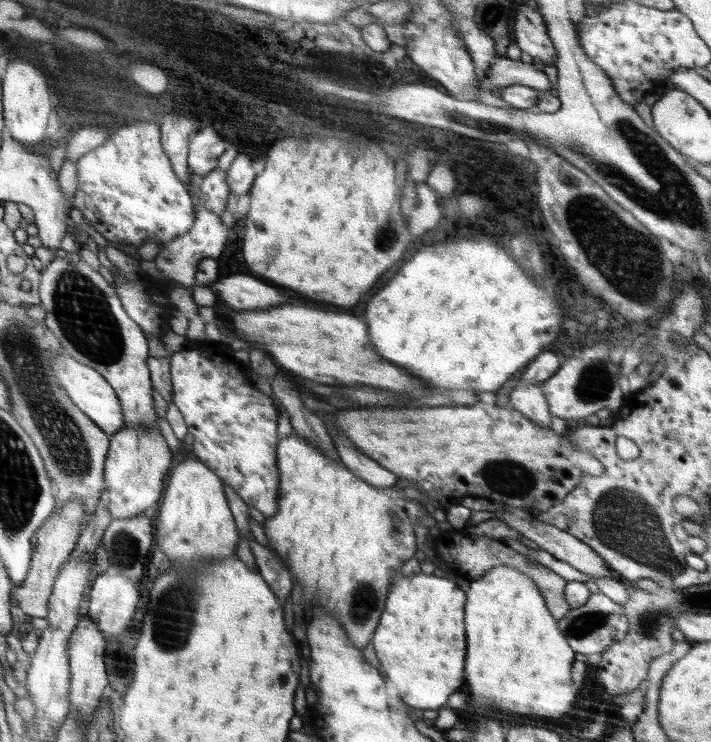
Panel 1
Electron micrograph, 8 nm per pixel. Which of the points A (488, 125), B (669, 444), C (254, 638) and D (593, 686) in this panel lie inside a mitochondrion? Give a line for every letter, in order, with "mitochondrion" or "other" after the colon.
A: mitochondrion
B: other
C: other
D: other

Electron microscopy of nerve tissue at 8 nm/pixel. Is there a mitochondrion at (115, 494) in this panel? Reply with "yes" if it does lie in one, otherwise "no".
no

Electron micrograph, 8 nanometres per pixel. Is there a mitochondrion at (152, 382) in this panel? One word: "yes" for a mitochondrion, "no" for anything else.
no

